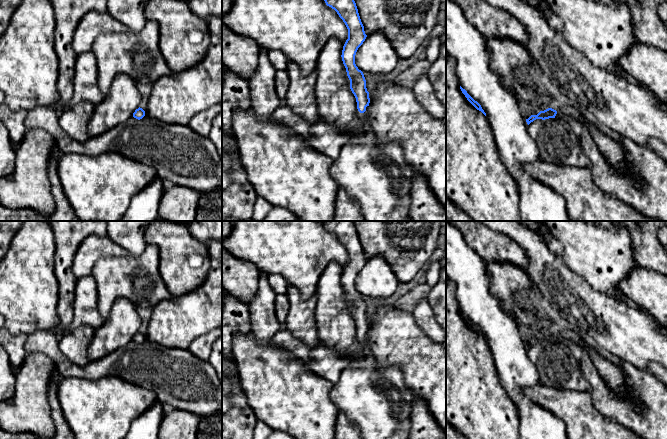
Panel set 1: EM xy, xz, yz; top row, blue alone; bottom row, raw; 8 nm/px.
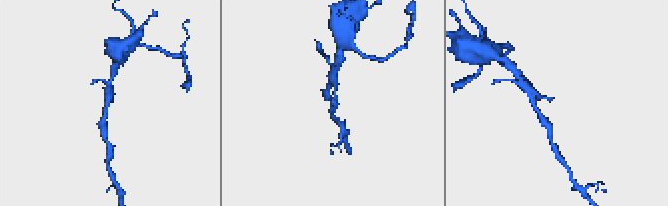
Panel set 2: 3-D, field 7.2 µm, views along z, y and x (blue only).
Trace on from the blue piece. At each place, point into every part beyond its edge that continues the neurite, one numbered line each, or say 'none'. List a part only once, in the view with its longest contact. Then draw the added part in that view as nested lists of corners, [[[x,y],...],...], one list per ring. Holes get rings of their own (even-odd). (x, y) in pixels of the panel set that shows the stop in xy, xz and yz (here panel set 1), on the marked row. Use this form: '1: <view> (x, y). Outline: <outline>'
1: xz (364, 117). Outline: [[[369,106],[366,107],[366,111],[364,113],[360,113],[357,109],[357,115],[361,119],[362,122],[366,122],[369,119],[368,108]]]

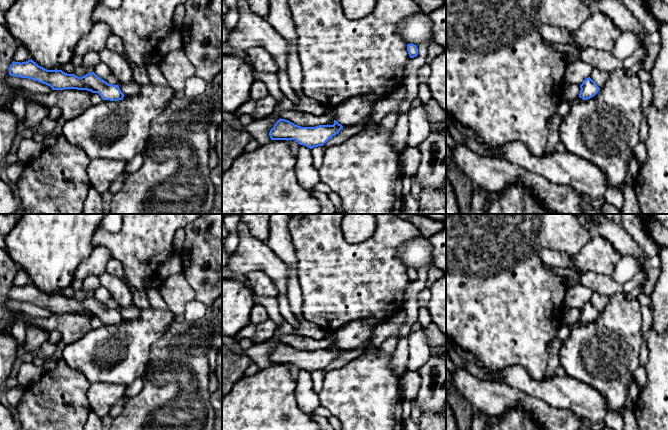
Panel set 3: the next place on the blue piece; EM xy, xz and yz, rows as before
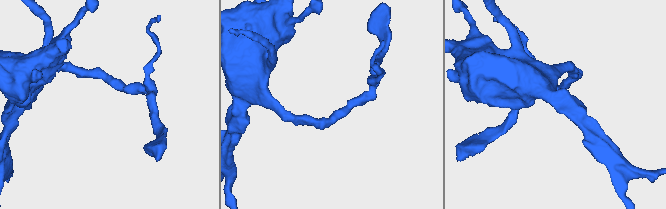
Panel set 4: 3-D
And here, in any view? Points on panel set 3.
none

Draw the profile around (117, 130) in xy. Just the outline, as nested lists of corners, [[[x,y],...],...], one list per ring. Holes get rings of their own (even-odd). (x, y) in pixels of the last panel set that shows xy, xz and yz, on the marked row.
[[[147,84],[140,86],[140,92],[134,96],[124,96],[122,100],[103,100],[97,105],[91,105],[82,114],[65,122],[62,134],[74,146],[82,148],[90,160],[103,158],[110,160],[130,161],[136,155],[142,154],[149,143],[153,143],[154,125],[164,112],[169,102],[174,99],[175,91],[169,87]]]

